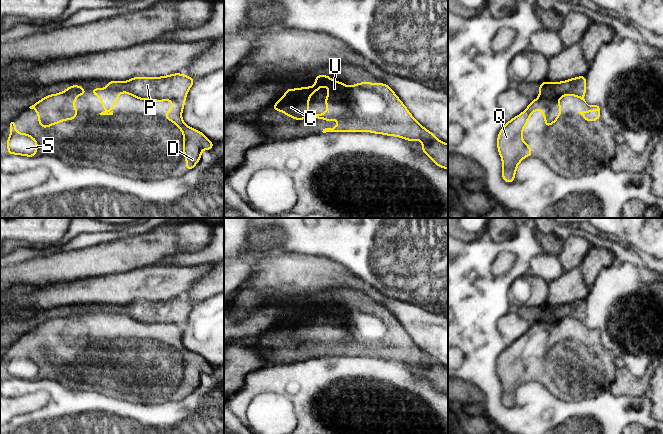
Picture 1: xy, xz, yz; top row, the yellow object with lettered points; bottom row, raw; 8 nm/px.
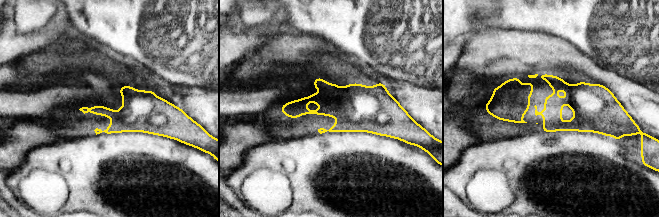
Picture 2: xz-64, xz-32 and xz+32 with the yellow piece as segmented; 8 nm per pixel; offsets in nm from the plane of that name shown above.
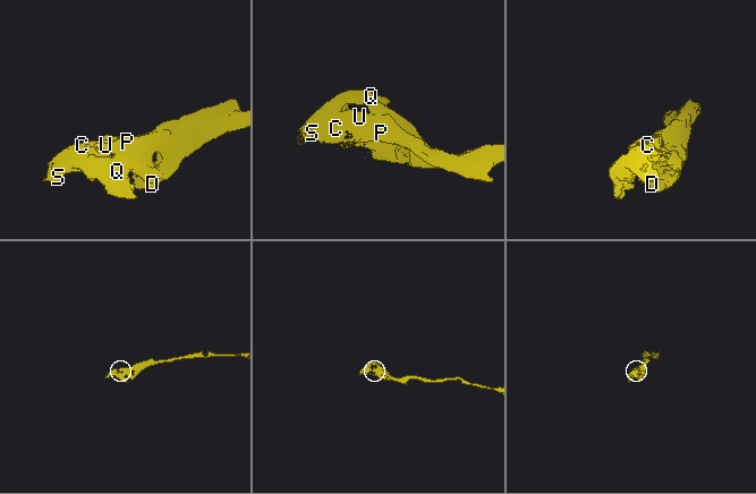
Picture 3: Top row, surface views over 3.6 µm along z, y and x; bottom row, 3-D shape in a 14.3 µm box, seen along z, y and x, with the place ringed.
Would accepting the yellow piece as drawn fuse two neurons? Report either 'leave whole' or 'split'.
split

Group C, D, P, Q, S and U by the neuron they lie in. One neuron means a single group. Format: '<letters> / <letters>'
C D Q S U / P

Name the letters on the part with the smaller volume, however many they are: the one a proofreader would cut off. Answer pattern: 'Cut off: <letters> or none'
Cut off: P

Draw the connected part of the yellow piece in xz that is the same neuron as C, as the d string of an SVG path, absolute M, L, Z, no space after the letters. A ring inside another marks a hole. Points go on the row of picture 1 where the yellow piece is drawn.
M315 75L316 84L310 87L291 89L287 87L286 93L275 103L271 110L282 111L285 115L303 120L318 118L326 121L344 120L342 124L336 124L334 128L325 128L326 132L370 132L370 124L366 120L355 120L350 108L349 89L345 83L337 82L328 75ZM322 86L328 86L328 96L324 102L328 111L316 114L312 117L308 111L310 96Z

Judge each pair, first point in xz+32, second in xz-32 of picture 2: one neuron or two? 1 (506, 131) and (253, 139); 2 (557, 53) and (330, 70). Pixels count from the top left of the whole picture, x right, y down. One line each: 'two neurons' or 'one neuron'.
1: two neurons
2: two neurons

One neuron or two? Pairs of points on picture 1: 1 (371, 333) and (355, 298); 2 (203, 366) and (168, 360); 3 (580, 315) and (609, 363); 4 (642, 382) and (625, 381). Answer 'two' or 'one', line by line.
1: one
2: one
3: one
4: one

